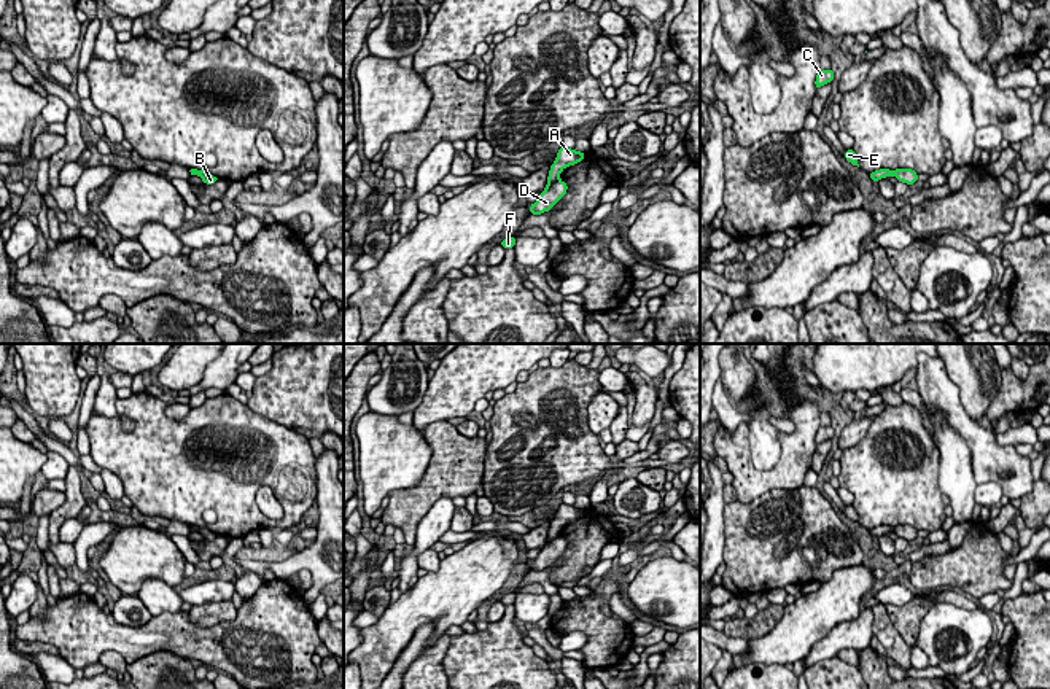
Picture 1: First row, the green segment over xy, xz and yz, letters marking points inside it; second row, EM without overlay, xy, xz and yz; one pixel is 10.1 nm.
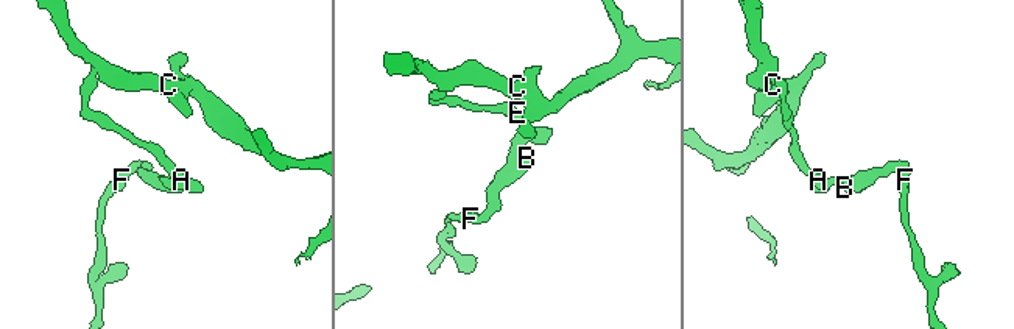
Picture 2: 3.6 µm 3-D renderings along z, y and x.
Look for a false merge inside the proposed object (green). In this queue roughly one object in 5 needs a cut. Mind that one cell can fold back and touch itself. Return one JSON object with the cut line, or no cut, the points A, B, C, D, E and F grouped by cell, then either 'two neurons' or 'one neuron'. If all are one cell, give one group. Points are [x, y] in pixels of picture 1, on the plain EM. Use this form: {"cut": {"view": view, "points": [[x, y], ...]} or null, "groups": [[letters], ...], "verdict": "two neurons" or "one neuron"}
{"cut": {"view": "xz", "points": [[557, 535], [548, 541]]}, "groups": [["A", "C", "E"], ["B", "D", "F"]], "verdict": "two neurons"}

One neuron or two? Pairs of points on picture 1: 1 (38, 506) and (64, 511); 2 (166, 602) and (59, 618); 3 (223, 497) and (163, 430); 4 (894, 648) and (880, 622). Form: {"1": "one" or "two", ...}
{"1": "two", "2": "two", "3": "one", "4": "one"}

